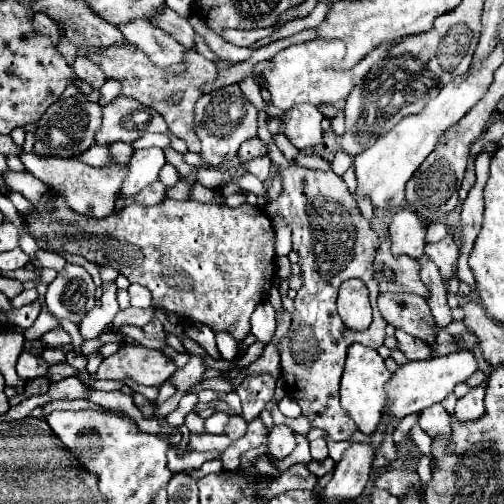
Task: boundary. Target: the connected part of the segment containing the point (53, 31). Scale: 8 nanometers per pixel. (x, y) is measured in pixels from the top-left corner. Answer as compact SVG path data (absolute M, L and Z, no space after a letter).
M36 13L34 15L34 29L38 29L38 33L42 33L42 35L48 35L48 37L52 37L52 41L54 41L54 47L56 47L56 43L58 43L58 29L56 29L56 23L46 15L46 13Z

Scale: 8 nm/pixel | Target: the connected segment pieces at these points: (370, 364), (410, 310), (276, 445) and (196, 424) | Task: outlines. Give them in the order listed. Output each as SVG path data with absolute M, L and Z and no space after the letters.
M352 343L348 347L348 359L340 381L340 403L342 403L342 409L348 413L348 417L354 419L356 427L366 435L370 435L380 421L382 409L386 405L384 385L388 383L390 377L392 373L384 367L384 359L378 355L378 351L364 347L360 343Z
M382 293L378 297L378 307L380 307L382 317L390 325L434 347L436 343L434 323L436 321L424 297L418 297L412 293Z
M272 427L272 439L268 435L268 453L274 459L288 457L296 447L296 437L290 427Z
M191 412L186 415L184 425L186 425L192 433L194 433L194 431L196 431L196 433L202 433L202 429L204 429L204 419L196 415L196 413Z

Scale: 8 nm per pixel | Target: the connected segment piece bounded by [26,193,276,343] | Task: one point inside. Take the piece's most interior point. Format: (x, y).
(205, 263)

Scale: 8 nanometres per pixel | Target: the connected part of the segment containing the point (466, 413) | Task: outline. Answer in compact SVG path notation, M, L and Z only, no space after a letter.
M474 387L466 397L458 399L456 409L454 409L454 417L458 421L476 421L478 417L482 417L482 413L486 413L484 387Z

